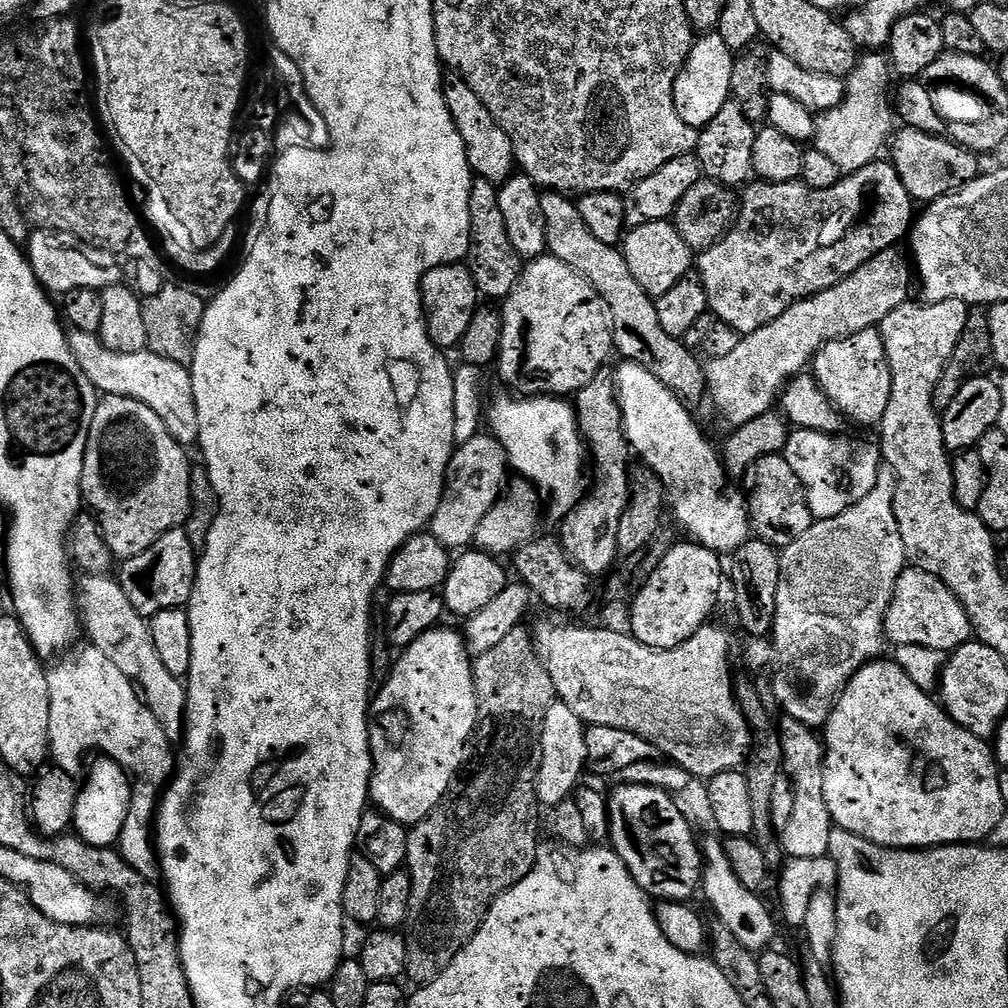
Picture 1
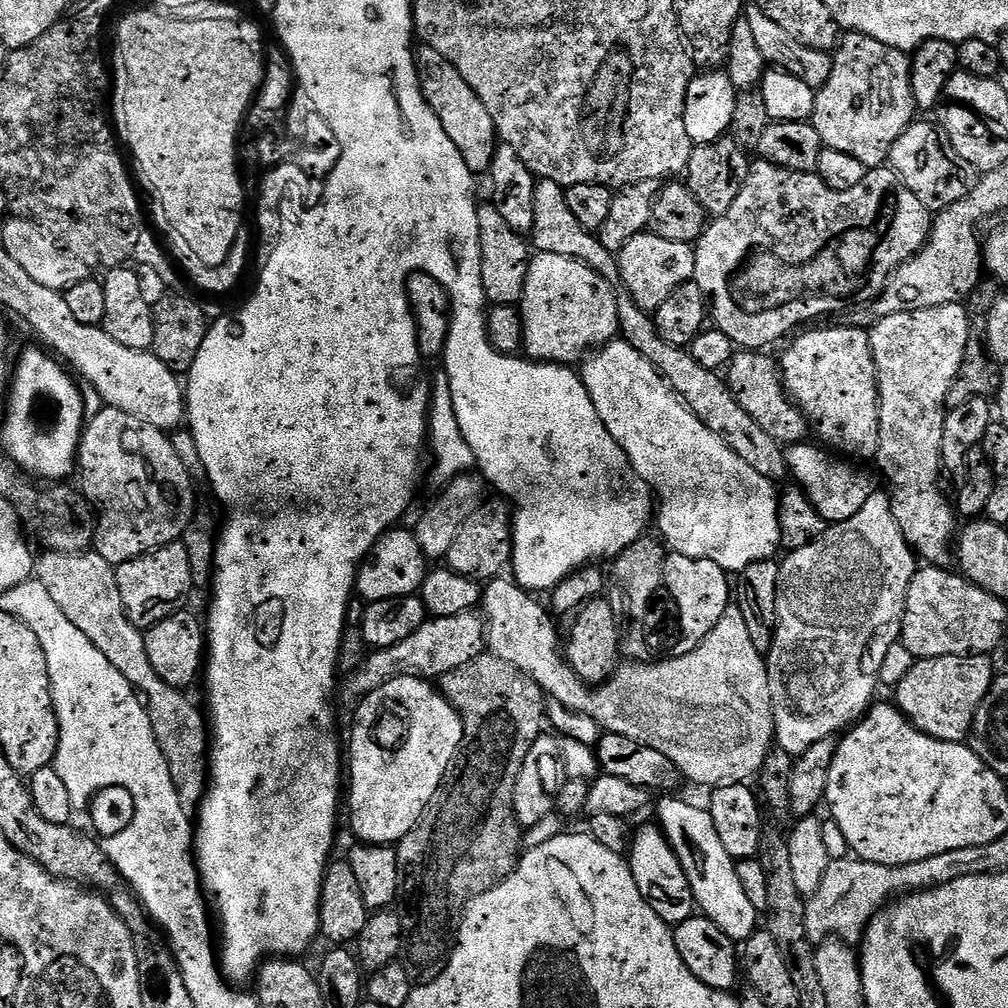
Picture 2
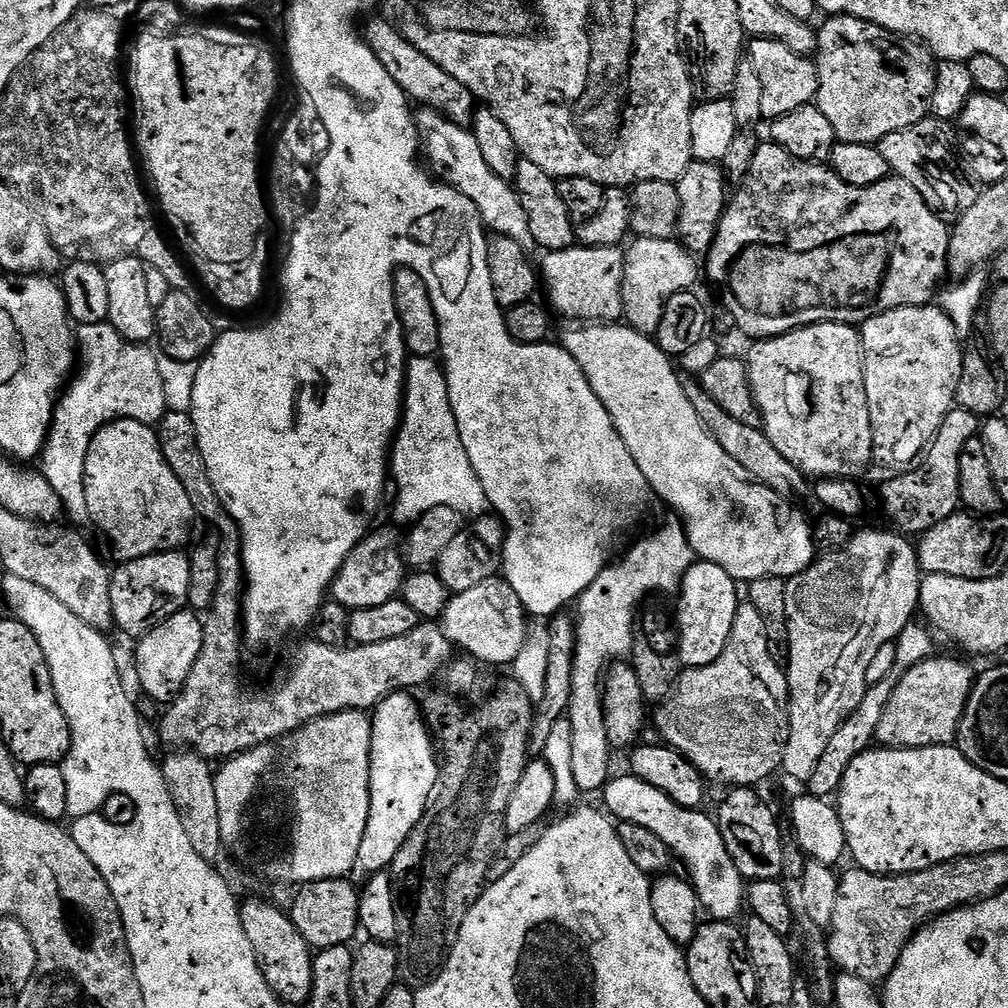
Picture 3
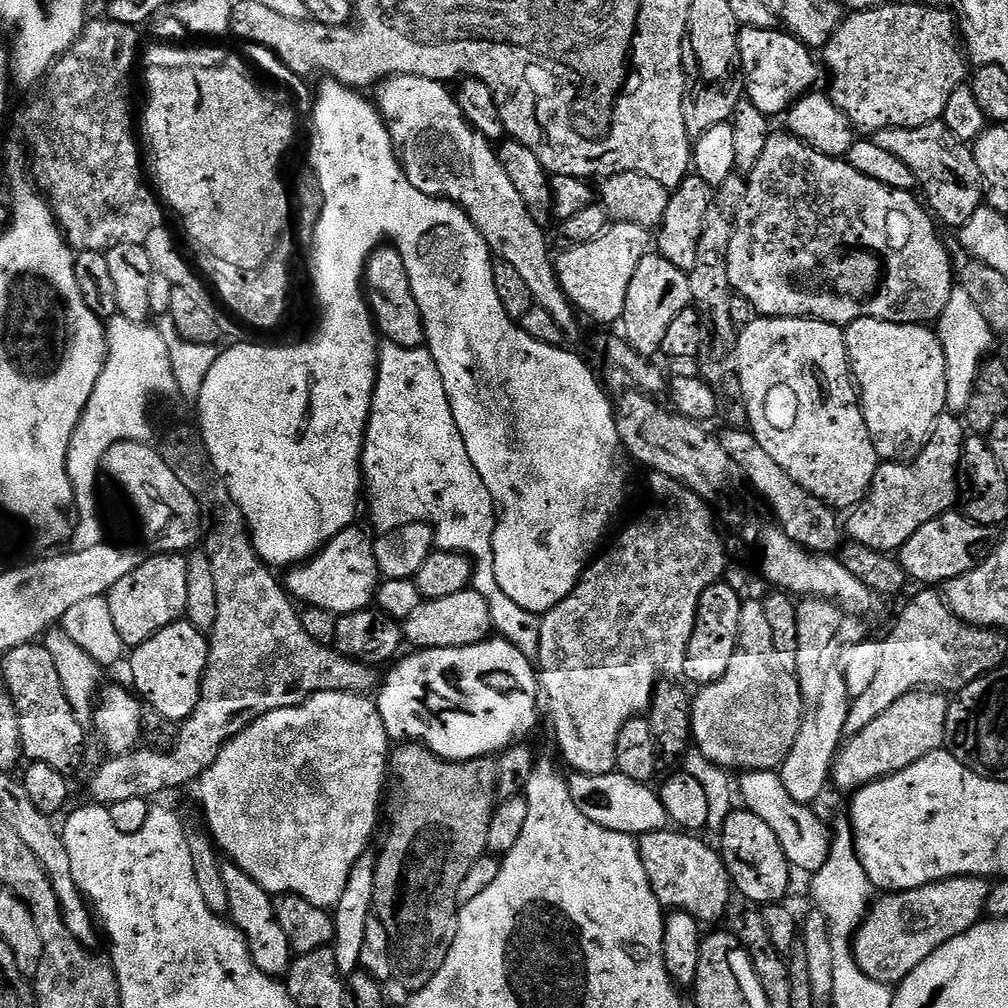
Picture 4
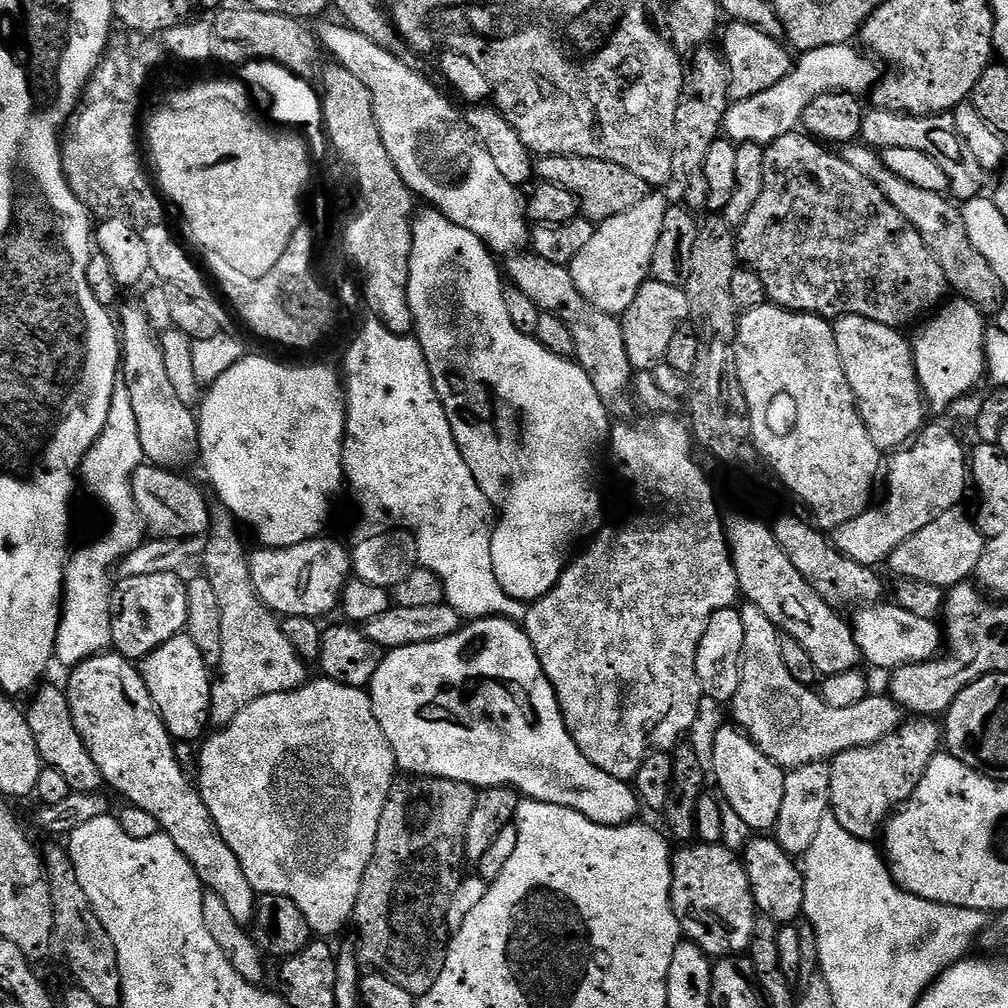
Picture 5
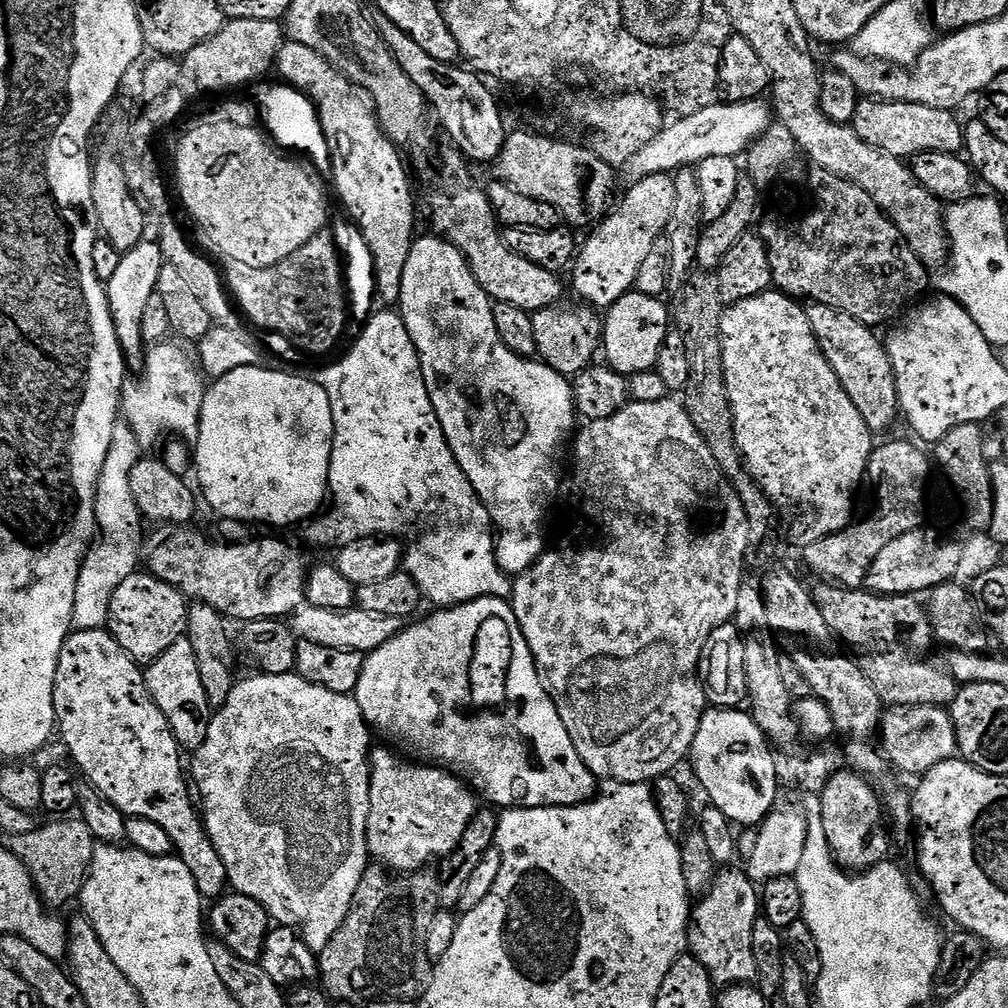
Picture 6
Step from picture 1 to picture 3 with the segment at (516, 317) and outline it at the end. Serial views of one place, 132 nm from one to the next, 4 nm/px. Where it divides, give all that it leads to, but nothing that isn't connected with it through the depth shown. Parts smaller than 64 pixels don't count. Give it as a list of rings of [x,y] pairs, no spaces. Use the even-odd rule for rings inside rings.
[[[581,248],[547,253],[543,257],[542,288],[548,291],[547,303],[551,311],[565,316],[568,322],[617,323],[624,315],[622,306],[622,278],[624,252],[620,248]]]

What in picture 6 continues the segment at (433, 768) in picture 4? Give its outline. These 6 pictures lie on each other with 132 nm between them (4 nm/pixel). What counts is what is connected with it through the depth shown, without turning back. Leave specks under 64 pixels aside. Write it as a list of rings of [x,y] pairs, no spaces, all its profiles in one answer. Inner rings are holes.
[[[369,866],[362,874],[362,882],[358,882],[358,890],[354,890],[354,902],[342,926],[338,926],[338,934],[334,934],[334,938],[330,938],[330,942],[326,942],[326,946],[318,954],[318,980],[323,991],[333,1001],[371,1005],[381,996],[390,1000],[416,1002],[426,994],[426,990],[430,990],[434,961],[427,954],[427,931],[442,905],[437,873],[428,871],[432,870],[389,874],[383,867]]]

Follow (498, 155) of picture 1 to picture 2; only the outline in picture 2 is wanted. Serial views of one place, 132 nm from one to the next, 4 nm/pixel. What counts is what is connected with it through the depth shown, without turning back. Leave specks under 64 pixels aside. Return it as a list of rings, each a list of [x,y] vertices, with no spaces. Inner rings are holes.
[[[420,46],[415,49],[416,69],[420,75],[420,89],[424,91],[426,102],[434,114],[438,114],[438,122],[442,122],[442,130],[454,142],[458,154],[466,161],[466,166],[470,166],[473,174],[491,173],[494,154],[498,147],[498,137],[494,118],[490,118],[486,106],[482,106],[482,98],[470,90],[470,85],[466,83],[466,78],[438,54],[438,50],[427,46]]]

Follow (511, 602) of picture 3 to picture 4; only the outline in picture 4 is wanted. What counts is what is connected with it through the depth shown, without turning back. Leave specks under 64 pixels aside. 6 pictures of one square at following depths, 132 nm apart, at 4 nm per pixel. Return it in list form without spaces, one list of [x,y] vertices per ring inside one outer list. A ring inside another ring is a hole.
[[[475,590],[450,594],[450,598],[424,600],[410,618],[402,621],[405,641],[416,650],[426,648],[461,648],[489,639],[493,631],[490,606]]]

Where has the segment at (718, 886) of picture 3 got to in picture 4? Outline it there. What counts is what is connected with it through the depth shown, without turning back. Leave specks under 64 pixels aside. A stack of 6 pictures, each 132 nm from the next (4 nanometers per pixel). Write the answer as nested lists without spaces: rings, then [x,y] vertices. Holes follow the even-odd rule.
[[[607,772],[601,776],[573,775],[568,780],[568,789],[574,798],[574,806],[598,826],[639,838],[644,832],[657,832],[669,823],[666,810],[659,795],[649,785],[639,784],[620,772]]]

